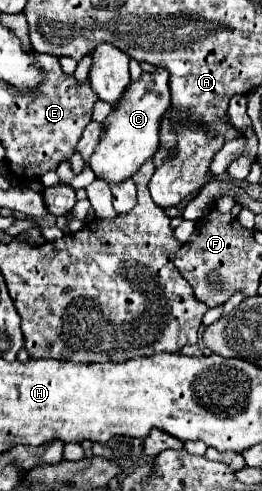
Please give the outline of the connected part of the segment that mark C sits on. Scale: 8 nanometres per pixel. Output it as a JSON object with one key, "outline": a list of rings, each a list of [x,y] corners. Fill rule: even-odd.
{"outline":[[[157,68],[155,74],[143,74],[141,80],[131,82],[127,92],[123,92],[123,100],[119,108],[115,108],[107,120],[103,122],[103,138],[99,140],[89,166],[95,178],[105,180],[109,184],[121,184],[129,180],[139,166],[149,160],[159,148],[159,120],[171,102],[169,94],[169,76],[163,68]],[[123,134],[123,136],[113,136]]]}

